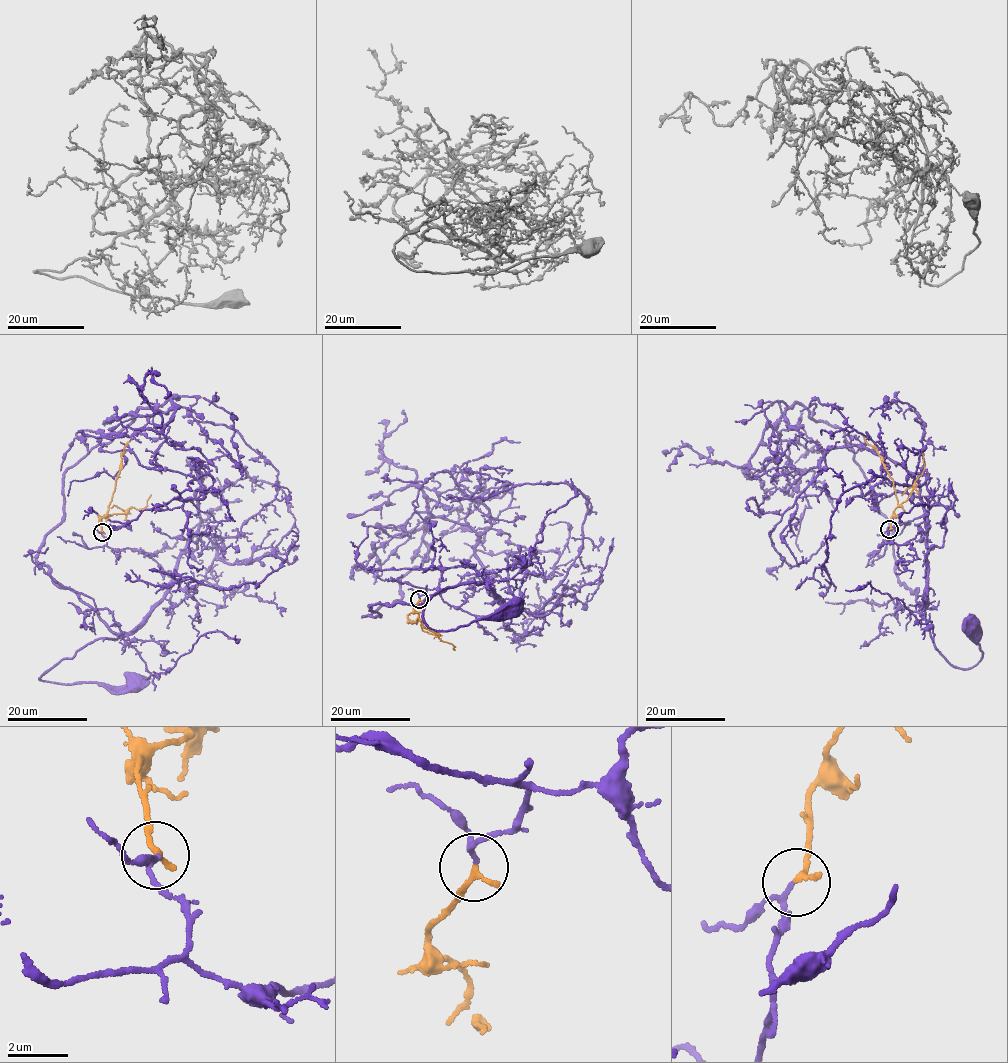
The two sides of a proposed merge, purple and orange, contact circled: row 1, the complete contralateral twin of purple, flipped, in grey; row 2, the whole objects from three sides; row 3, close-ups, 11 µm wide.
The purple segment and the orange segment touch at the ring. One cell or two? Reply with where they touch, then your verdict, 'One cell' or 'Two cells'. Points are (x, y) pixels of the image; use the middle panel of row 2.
Place: (419, 599). One cell

